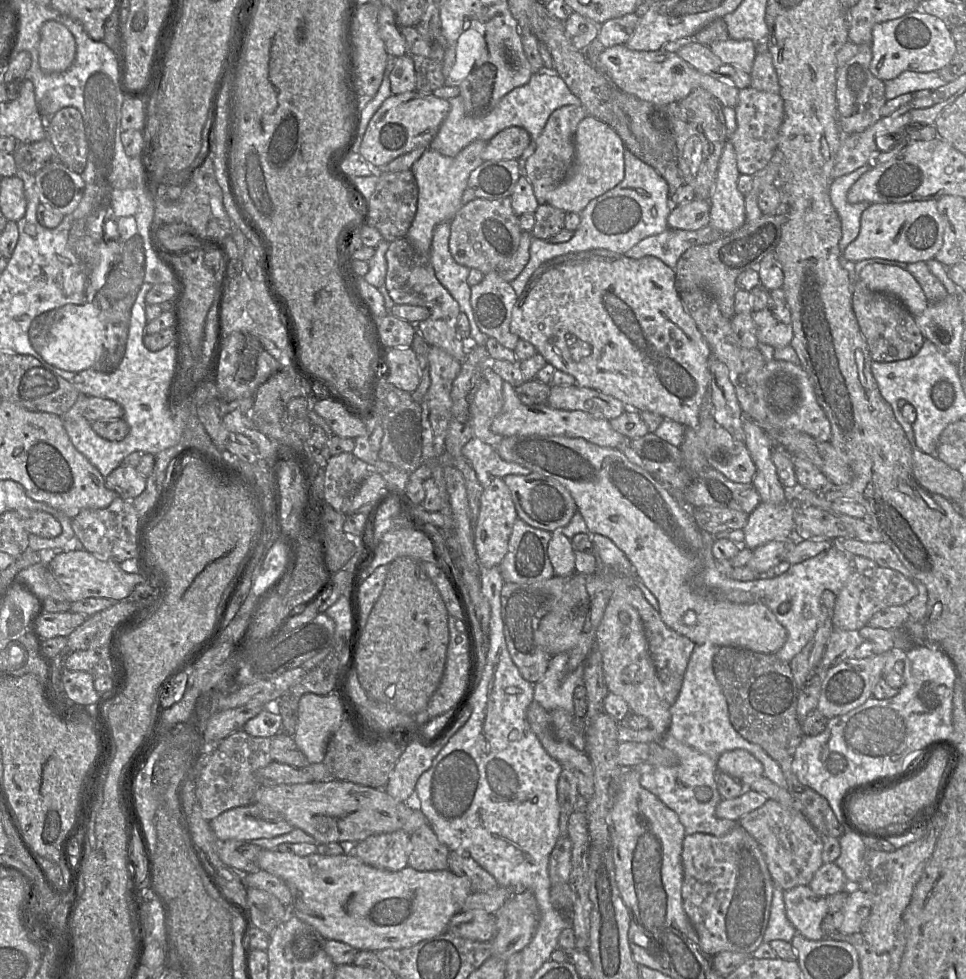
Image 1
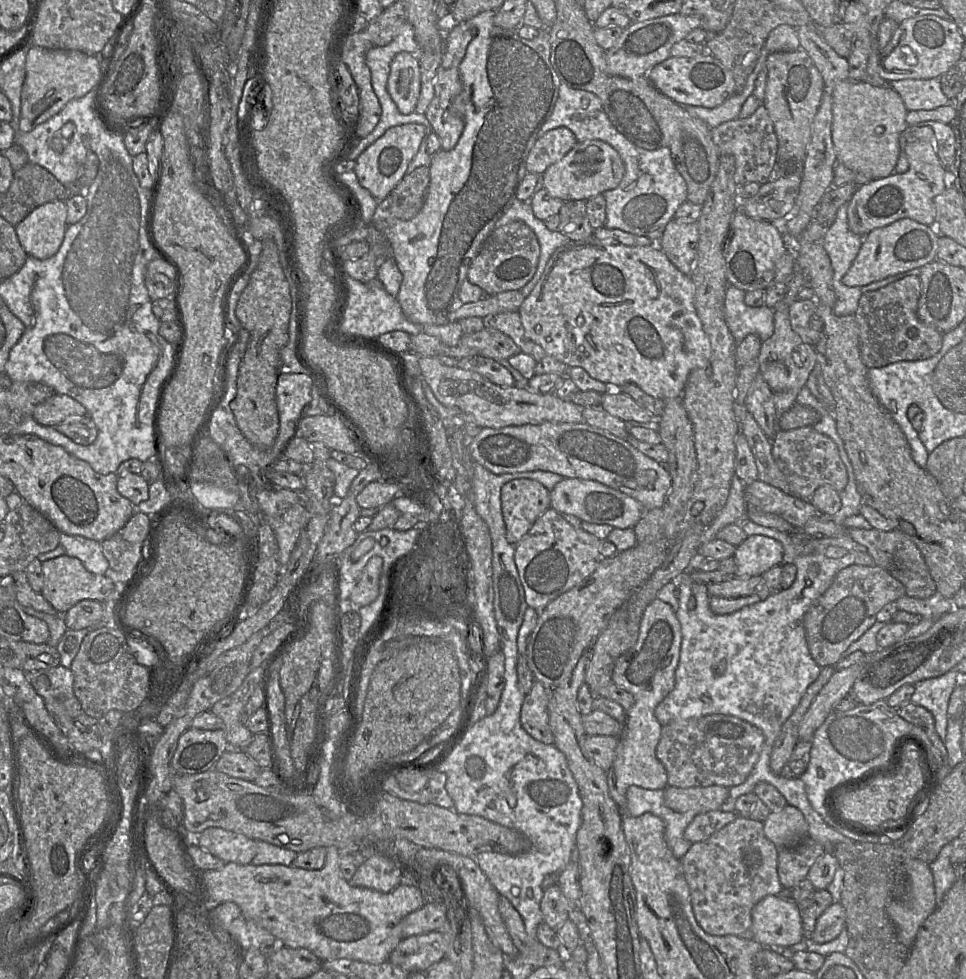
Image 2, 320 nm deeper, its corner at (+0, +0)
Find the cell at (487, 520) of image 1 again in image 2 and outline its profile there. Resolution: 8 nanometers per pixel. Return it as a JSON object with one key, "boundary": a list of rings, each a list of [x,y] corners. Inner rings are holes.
{"boundary":[[[518,478],[501,488],[501,511],[506,539],[516,545],[530,530],[536,519],[550,508],[550,491],[533,479]]]}

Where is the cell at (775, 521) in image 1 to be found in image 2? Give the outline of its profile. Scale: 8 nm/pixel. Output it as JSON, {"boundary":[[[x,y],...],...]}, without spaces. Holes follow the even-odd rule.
{"boundary":[[[764,535],[748,536],[736,547],[734,576],[738,578],[762,576],[769,569],[782,565],[783,556],[784,548],[779,541]]]}

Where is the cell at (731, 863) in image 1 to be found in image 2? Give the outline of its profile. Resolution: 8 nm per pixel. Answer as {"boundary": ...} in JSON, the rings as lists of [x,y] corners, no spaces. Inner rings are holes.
{"boundary":[[[738,816],[707,839],[691,845],[680,860],[684,877],[690,891],[690,901],[696,921],[709,935],[734,935],[753,938],[751,912],[766,896],[778,895],[783,887],[778,877],[778,848],[765,836],[763,822]]]}

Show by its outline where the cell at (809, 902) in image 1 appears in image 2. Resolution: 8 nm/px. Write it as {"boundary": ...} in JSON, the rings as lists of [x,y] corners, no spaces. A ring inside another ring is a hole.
{"boundary":[[[778,895],[760,900],[752,909],[751,919],[752,939],[764,948],[791,947],[804,939],[798,905]]]}

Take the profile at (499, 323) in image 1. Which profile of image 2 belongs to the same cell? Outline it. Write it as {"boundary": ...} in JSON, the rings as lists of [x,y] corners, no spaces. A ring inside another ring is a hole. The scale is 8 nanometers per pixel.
{"boundary":[[[519,311],[493,315],[486,319],[486,325],[496,328],[509,336],[521,349],[521,352],[532,356],[537,362],[547,355],[541,346],[525,335]]]}

